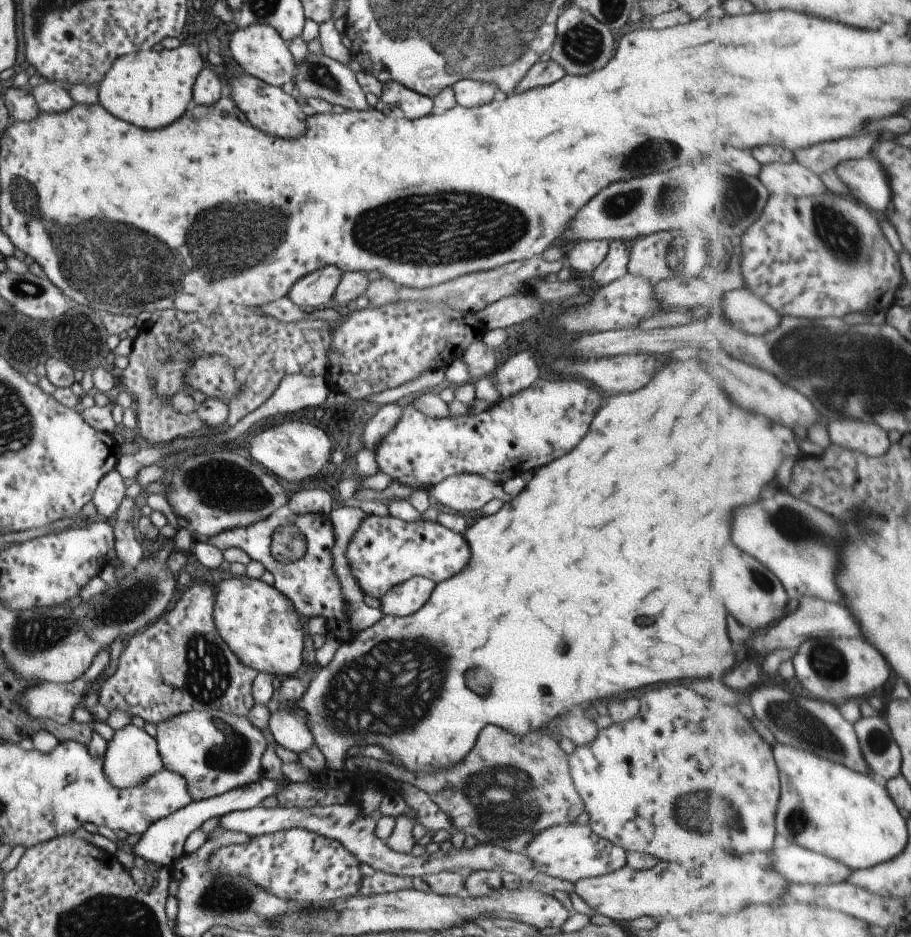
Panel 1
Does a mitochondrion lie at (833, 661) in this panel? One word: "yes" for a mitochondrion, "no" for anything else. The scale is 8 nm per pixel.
yes

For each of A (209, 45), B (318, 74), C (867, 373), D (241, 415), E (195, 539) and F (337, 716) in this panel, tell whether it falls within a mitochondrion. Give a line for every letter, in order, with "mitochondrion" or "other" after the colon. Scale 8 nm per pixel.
A: other
B: mitochondrion
C: mitochondrion
D: other
E: other
F: mitochondrion

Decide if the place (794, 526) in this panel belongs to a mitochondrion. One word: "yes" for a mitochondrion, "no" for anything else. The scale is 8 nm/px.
yes

